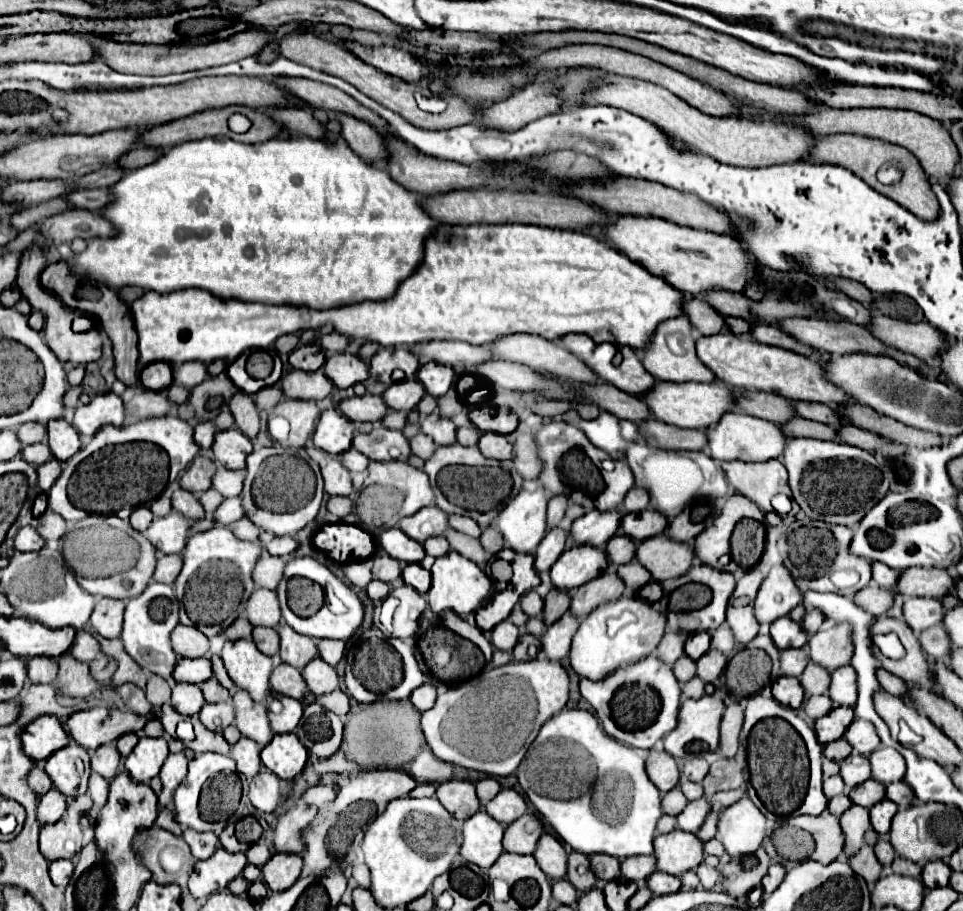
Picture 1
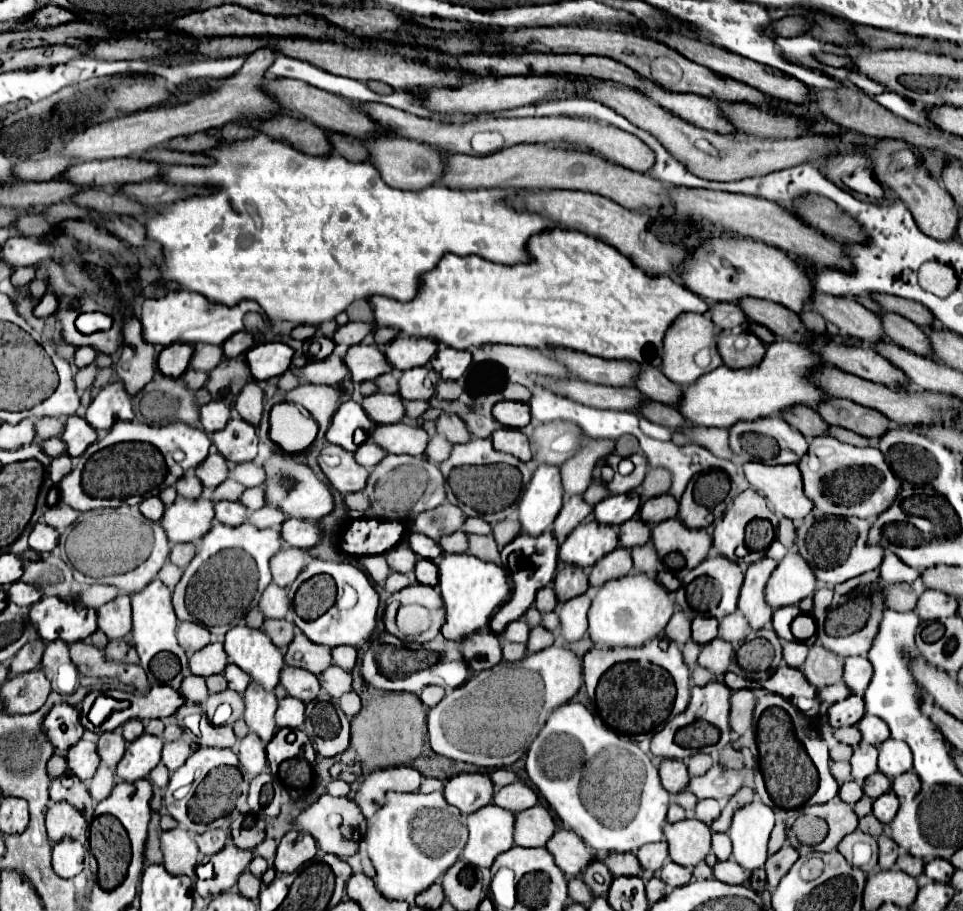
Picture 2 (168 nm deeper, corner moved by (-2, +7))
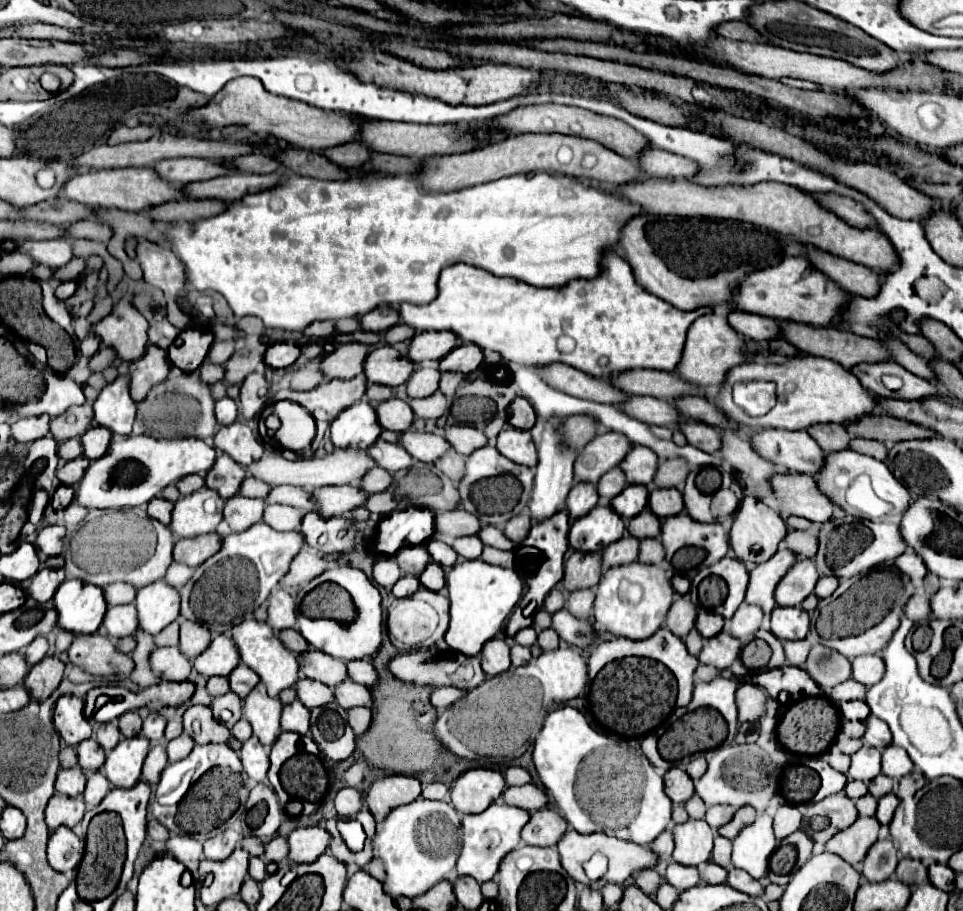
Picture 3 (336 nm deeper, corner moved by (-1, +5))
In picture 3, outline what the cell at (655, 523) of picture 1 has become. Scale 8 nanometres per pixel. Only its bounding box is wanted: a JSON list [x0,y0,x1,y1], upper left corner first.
[650,487,684,519]

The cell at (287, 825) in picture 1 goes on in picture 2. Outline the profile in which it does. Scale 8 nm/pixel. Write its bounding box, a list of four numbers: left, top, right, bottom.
[295,795,365,857]

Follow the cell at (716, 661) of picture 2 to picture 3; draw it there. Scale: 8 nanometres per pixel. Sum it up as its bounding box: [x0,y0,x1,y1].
[698,631,742,671]

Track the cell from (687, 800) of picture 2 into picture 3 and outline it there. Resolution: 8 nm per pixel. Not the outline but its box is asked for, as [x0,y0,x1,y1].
[686,795,706,819]

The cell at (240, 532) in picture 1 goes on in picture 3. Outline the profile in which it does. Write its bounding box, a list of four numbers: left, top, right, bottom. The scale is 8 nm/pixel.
[264,505,304,531]

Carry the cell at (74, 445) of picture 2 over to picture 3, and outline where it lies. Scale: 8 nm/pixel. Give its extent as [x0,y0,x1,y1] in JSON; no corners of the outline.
[82,427,112,459]

